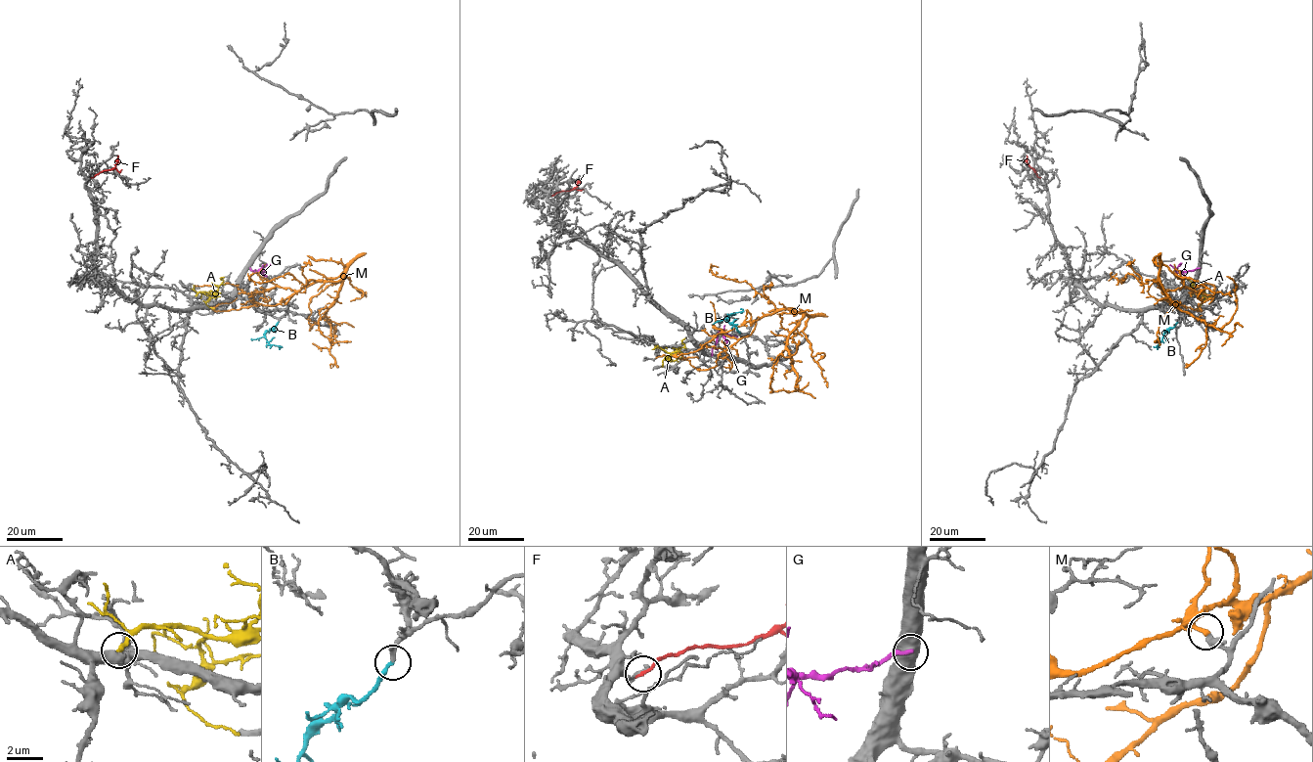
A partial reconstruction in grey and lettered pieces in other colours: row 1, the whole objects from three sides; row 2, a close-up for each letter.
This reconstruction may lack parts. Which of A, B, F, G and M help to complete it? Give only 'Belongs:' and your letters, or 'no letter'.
Belongs: B

